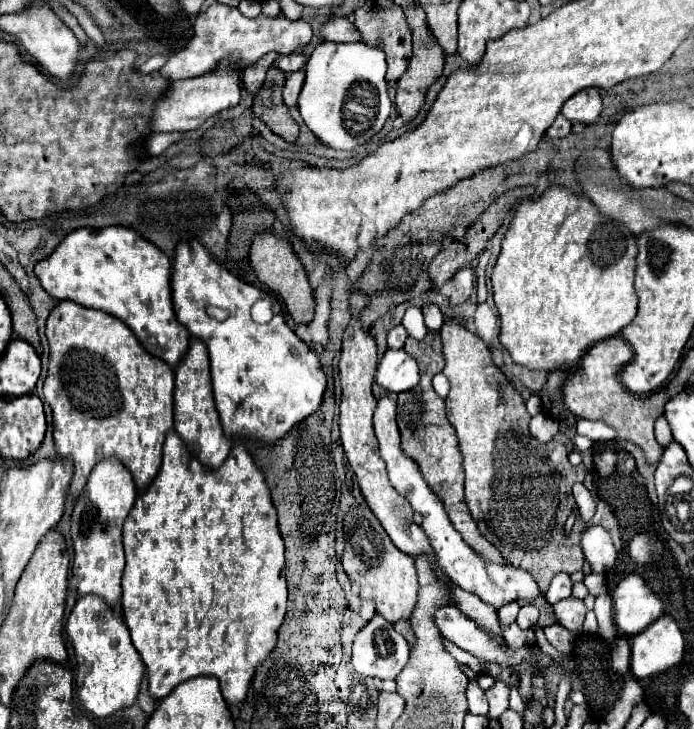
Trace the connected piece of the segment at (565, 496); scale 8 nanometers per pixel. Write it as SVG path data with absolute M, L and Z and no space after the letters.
M445 321L441 327L441 341L445 353L445 369L443 373L451 381L451 391L447 395L447 419L455 427L455 435L459 441L459 449L463 455L465 469L465 501L469 511L479 527L479 533L499 549L507 563L529 571L539 591L545 593L553 575L557 573L573 573L583 567L583 551L571 549L553 549L553 535L565 535L565 521L575 511L575 499L571 495L571 487L575 481L593 489L593 475L585 465L573 467L567 461L567 449L559 441L551 441L547 445L537 443L527 423L531 415L525 409L523 397L509 385L501 369L497 369L491 361L491 351L487 343L483 343L475 333L463 327L463 321Z

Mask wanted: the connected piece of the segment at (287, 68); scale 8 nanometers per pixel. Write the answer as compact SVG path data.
M291 53L291 55L283 55L283 57L277 57L277 61L275 61L275 67L279 69L279 71L283 71L283 73L293 73L293 71L299 71L299 69L303 69L305 67L305 61L307 61L307 57L305 55L301 55L301 53Z

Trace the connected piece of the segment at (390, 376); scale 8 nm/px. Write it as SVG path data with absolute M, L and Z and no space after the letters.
M387 349L379 361L375 381L391 393L403 393L419 383L419 367L415 359L409 357L403 349Z

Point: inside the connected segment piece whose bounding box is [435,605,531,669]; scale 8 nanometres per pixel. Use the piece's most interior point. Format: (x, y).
(463, 632)

